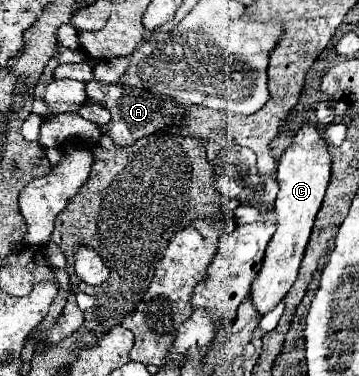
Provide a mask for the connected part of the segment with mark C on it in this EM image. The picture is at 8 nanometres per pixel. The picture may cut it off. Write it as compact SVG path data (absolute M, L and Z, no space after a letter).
M303 120L301 128L295 132L289 148L279 158L277 168L277 180L279 180L279 194L275 200L275 212L277 212L277 230L271 238L271 244L267 246L263 268L259 276L255 278L255 284L251 288L251 300L255 308L263 314L279 304L279 300L289 292L293 286L299 264L303 260L305 246L309 242L309 234L317 216L317 210L323 202L327 184L331 176L331 154L327 150L325 138L319 134L317 126L309 120Z

